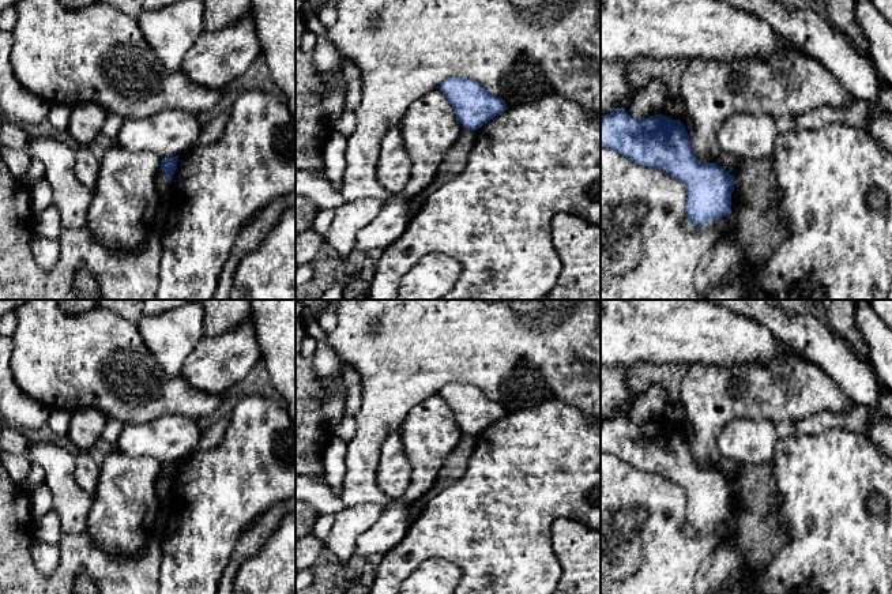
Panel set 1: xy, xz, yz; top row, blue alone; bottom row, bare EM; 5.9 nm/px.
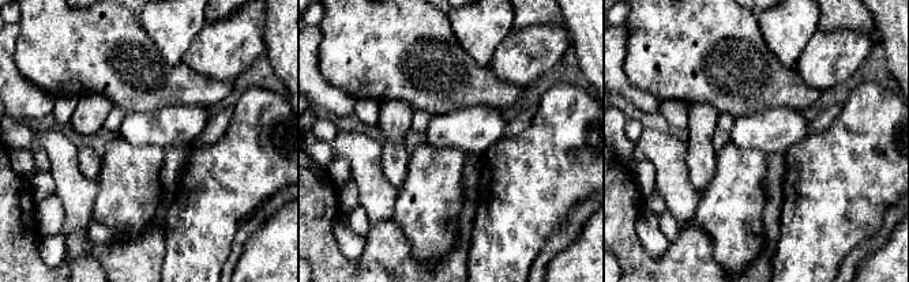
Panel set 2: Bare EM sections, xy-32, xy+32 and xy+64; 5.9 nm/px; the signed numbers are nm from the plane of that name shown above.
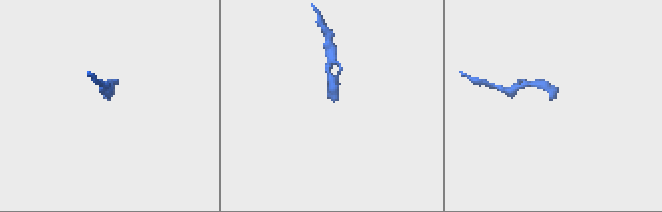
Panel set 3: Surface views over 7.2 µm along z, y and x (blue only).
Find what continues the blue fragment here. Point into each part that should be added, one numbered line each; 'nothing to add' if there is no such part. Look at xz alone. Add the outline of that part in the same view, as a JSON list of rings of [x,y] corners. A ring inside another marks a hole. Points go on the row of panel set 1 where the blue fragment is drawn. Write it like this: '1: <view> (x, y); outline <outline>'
nothing to add

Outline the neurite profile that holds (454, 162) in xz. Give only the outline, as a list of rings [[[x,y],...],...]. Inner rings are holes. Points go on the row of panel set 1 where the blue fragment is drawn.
[[[463,128],[459,139],[444,155],[433,181],[425,191],[411,198],[411,217],[421,210],[430,193],[464,172],[475,139],[477,131]]]

